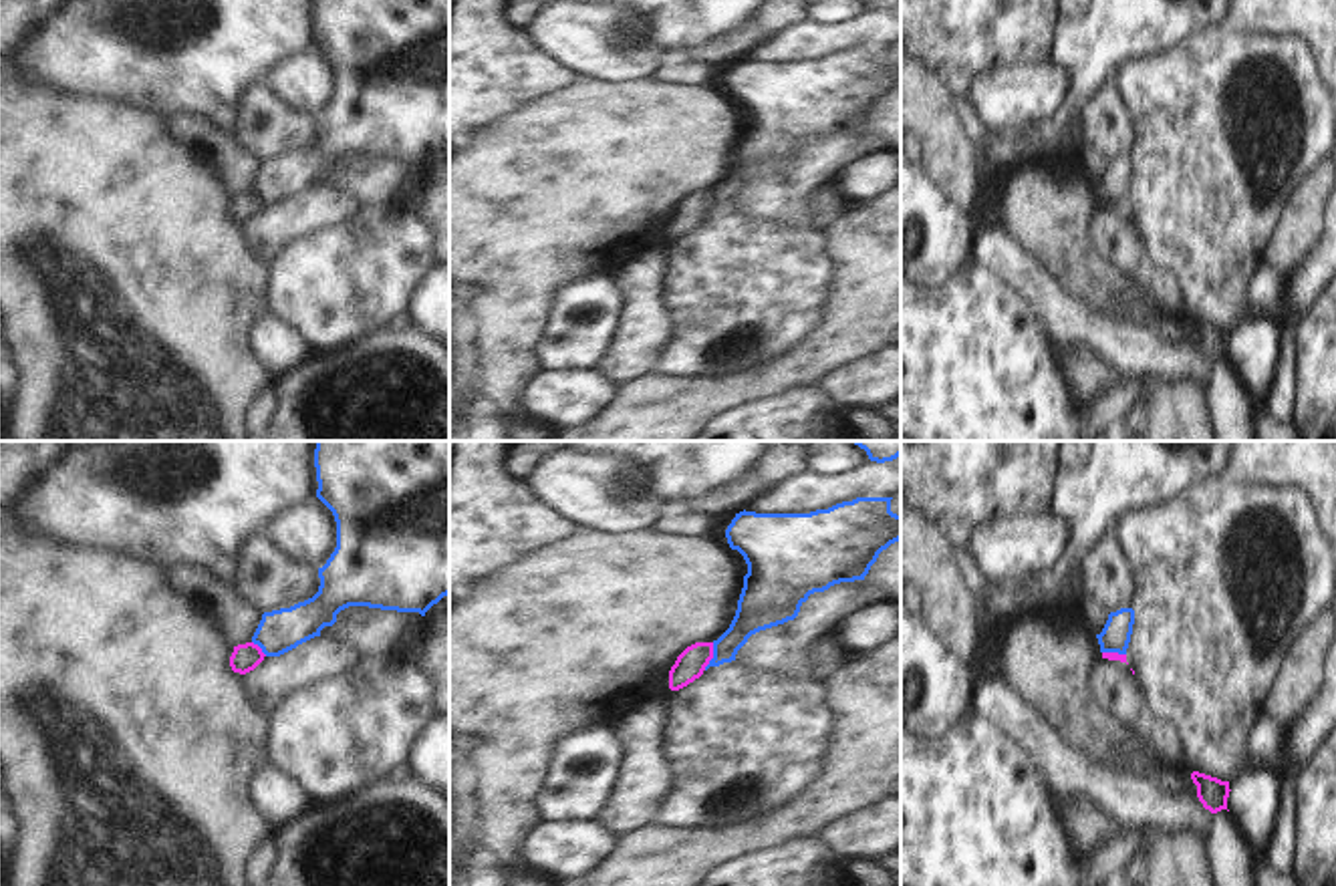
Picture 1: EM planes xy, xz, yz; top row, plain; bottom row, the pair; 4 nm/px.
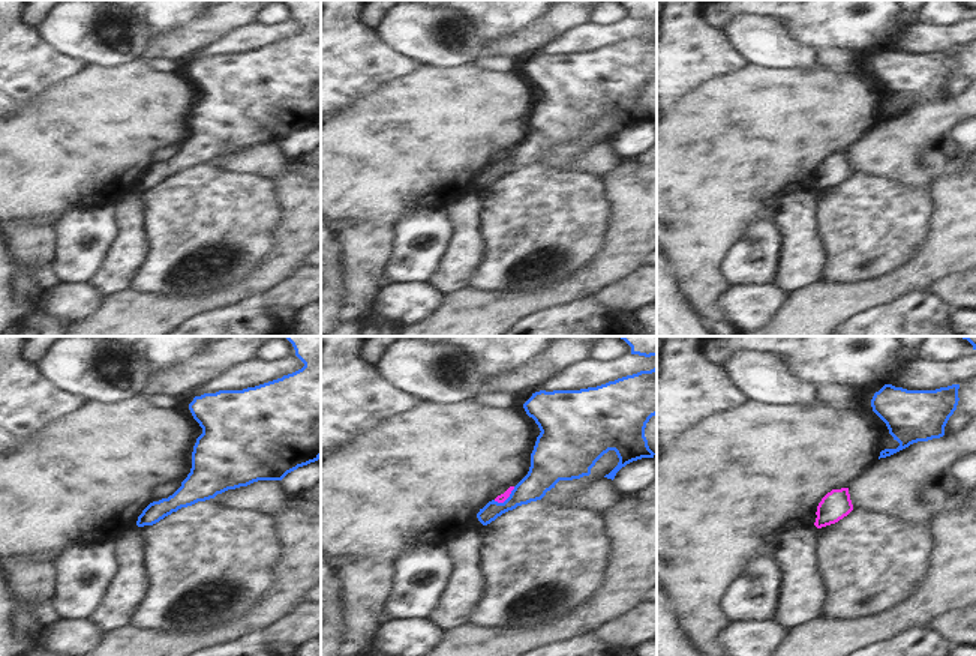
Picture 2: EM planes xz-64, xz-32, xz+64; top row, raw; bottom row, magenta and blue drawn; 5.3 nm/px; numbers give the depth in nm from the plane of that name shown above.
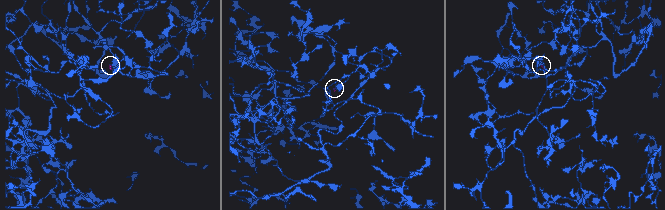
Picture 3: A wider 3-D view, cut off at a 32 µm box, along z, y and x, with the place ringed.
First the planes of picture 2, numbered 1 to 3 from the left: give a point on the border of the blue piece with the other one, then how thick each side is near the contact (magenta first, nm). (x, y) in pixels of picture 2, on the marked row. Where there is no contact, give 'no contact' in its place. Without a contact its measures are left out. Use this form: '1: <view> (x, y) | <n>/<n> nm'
1: no contact
2: xz-32 (505, 499) | 50/170 nm
3: no contact

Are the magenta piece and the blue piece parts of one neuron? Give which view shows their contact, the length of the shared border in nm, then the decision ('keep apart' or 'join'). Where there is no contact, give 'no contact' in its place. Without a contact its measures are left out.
contact in xz; length 120 nm; keep apart

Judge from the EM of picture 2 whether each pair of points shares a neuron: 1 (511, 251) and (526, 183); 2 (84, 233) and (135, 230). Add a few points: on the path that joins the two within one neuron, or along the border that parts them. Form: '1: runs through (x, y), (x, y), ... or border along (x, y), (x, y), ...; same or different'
1: runs through (526, 234), (526, 200); same
2: border along (116, 204), (120, 233), (104, 263); different

